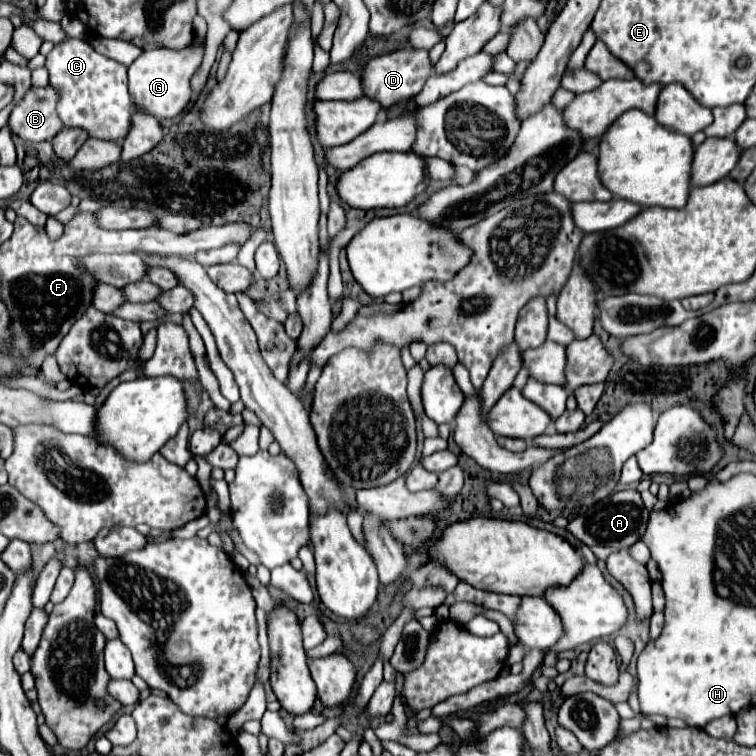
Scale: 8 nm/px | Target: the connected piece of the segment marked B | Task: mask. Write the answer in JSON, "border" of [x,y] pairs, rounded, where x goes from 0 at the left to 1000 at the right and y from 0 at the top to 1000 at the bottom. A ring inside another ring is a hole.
{"border":[[[40,115],[29,136],[19,142],[11,163],[32,187],[66,187],[69,179],[82,171],[74,152],[74,120],[69,120],[69,115]]]}

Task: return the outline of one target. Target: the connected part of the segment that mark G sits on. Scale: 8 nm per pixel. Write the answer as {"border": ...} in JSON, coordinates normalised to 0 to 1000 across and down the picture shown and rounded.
{"border":[[[204,65],[204,67],[190,67],[169,89],[172,126],[175,126],[177,139],[183,144],[188,144],[193,152],[206,155],[209,160],[233,155],[249,139],[249,134],[254,128],[251,104],[259,97],[259,91],[265,89],[267,73],[270,73],[267,65],[241,65],[241,67]]]}

